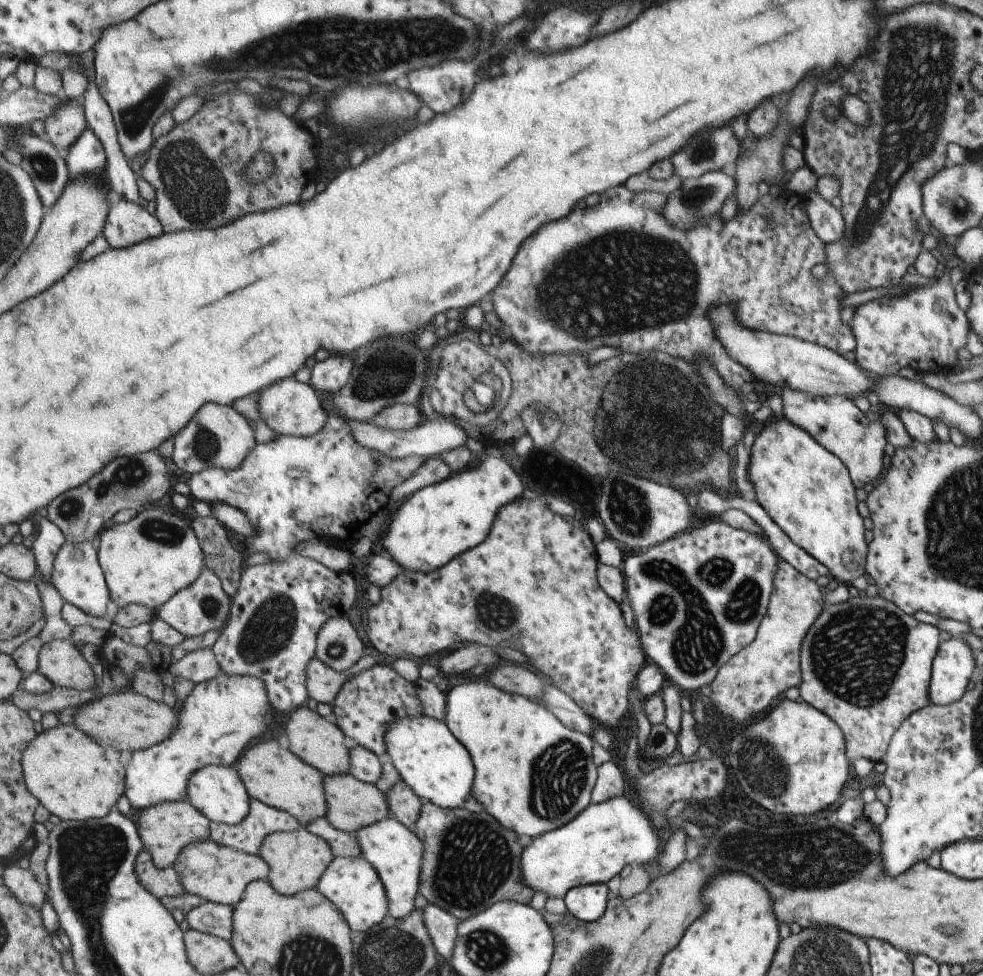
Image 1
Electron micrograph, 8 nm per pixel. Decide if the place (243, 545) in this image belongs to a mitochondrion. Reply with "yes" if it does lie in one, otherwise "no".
no

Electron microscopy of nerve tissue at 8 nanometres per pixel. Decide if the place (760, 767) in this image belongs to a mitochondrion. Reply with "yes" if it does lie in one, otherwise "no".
yes

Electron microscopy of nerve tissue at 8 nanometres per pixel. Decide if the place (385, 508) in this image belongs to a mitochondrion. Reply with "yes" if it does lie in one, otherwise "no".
no

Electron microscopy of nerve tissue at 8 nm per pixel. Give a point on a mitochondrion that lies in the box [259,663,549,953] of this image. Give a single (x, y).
(472, 861)

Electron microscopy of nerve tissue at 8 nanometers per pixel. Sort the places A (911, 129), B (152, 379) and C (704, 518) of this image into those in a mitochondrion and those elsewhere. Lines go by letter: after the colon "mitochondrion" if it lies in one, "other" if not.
A: mitochondrion
B: other
C: other

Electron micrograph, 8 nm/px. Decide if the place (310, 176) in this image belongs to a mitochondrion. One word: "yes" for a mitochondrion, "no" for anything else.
no

